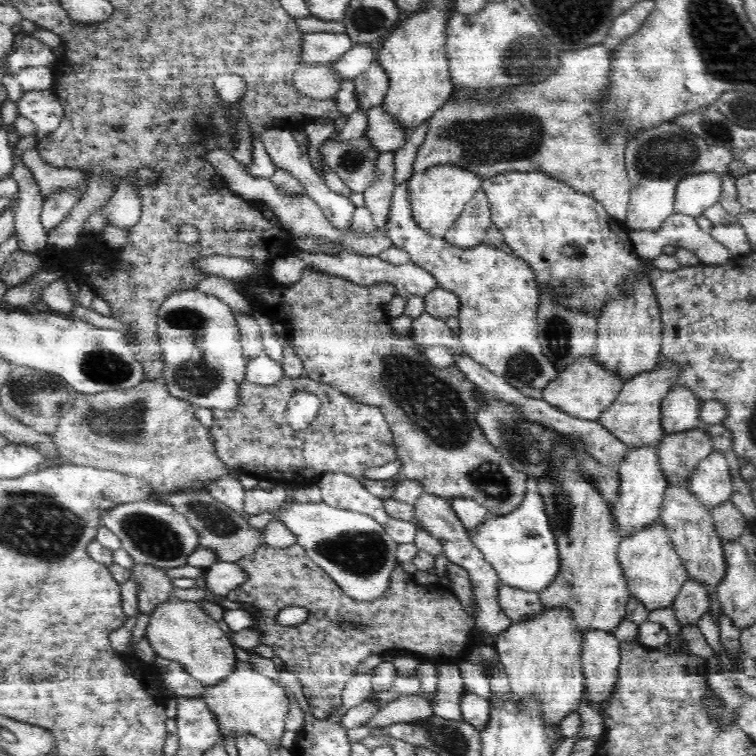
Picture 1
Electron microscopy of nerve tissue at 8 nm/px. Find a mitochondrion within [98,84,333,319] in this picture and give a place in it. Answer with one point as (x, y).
(208, 133)

